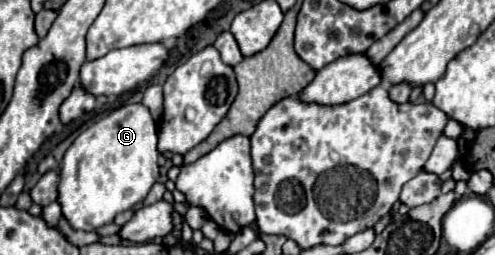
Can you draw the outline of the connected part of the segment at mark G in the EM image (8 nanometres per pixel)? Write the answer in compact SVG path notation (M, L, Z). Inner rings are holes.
M127 104L87 128L77 136L61 162L59 204L63 216L77 230L95 230L111 224L115 214L131 210L145 200L147 192L159 178L157 126L149 108ZM101 158L119 158L101 168Z

